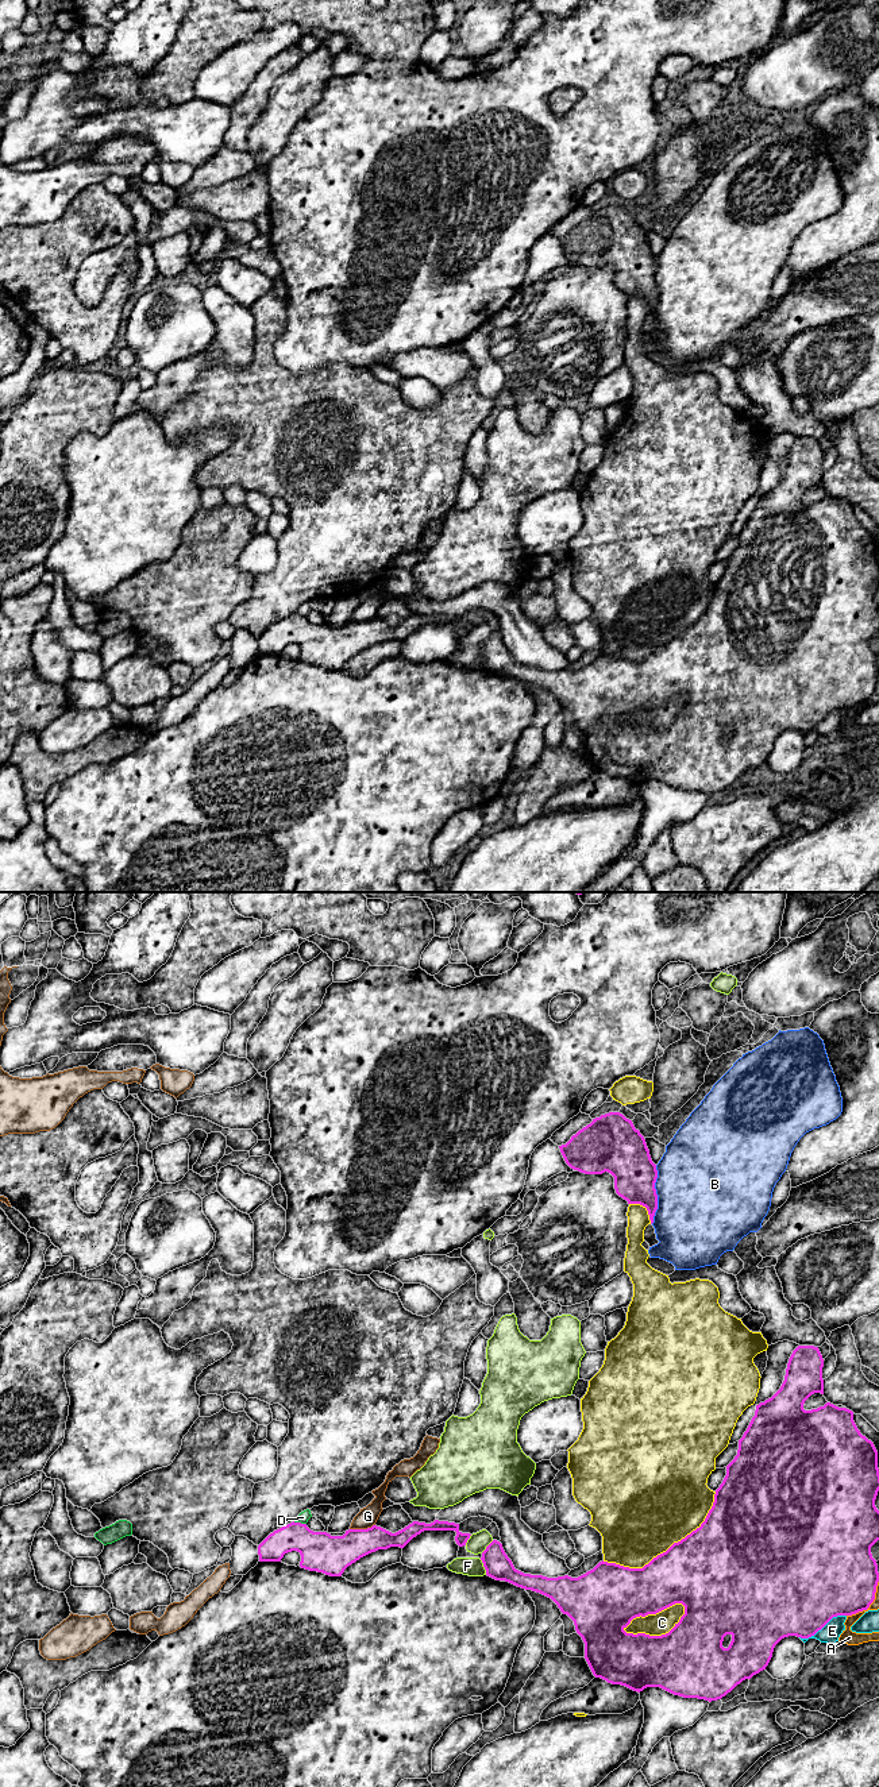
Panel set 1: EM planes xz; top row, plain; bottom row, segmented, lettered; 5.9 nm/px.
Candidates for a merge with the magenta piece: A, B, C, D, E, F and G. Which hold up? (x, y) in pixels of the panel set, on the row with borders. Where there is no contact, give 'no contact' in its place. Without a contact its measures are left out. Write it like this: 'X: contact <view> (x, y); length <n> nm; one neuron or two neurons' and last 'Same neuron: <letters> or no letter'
A: contact xz (870, 1604); length 280 nm; two neurons
B: contact xz (656, 1195); length 360 nm; two neurons
C: contact xz (654, 1613); length 400 nm; two neurons
D: contact xz (300, 1523); length 80 nm; two neurons
E: contact xz (822, 1627); length 320 nm; two neurons
F: contact xz (484, 1566); length 100 nm; two neurons
G: contact xz (362, 1529); length 160 nm; two neurons
Same neuron: no letter

